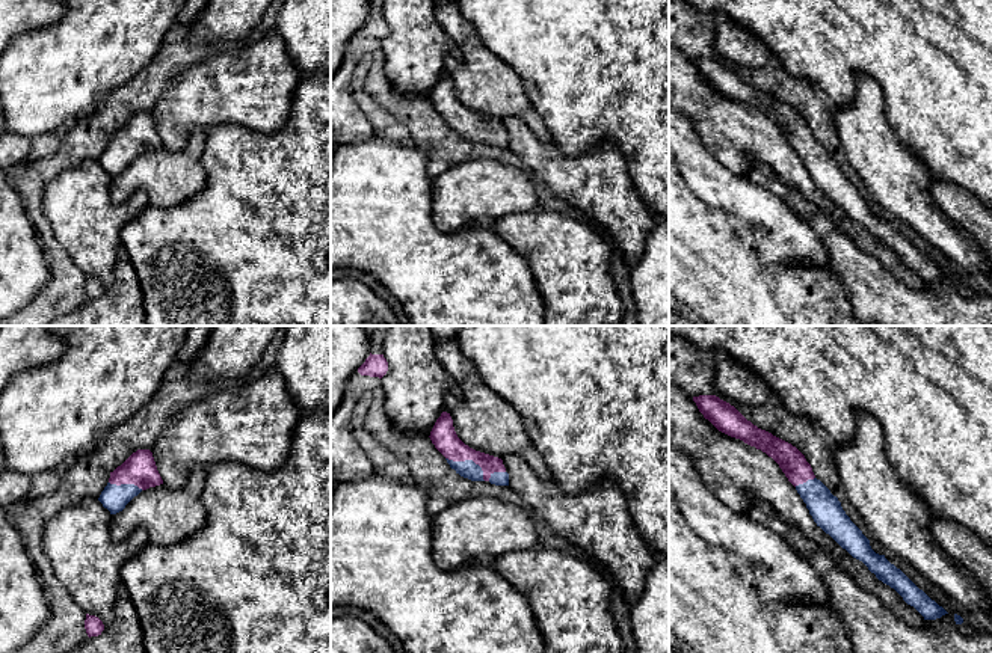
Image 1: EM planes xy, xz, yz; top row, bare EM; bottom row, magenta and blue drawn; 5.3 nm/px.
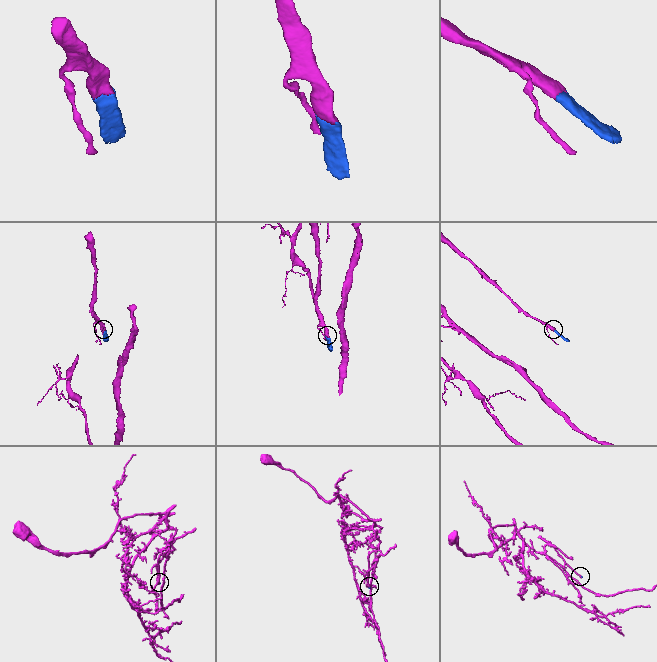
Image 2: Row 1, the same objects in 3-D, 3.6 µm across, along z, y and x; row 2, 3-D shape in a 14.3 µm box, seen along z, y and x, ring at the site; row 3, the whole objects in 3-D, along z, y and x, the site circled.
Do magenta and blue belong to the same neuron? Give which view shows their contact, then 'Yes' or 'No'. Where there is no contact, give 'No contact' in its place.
Touches magenta in xz. Yes

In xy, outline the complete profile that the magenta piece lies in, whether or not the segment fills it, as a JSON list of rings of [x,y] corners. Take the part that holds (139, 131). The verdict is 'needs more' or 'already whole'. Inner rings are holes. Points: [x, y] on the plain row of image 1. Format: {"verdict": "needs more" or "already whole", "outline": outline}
{"verdict": "needs more", "outline": [[[137,112],[121,128],[110,134],[110,140],[98,163],[110,176],[116,176],[142,152],[163,146],[152,115]]]}

